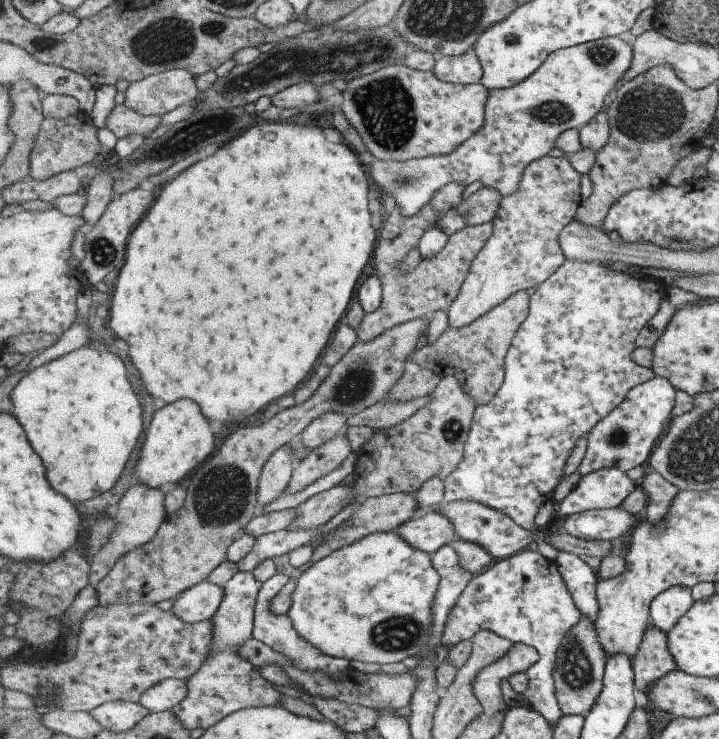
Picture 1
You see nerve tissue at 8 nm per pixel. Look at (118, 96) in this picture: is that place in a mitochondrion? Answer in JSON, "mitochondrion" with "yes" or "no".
{"mitochondrion":"no"}

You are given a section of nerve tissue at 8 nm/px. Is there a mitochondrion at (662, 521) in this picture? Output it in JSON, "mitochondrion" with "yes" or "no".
{"mitochondrion":"no"}

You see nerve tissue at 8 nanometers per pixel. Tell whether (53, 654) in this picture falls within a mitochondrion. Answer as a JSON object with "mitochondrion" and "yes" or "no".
{"mitochondrion":"no"}

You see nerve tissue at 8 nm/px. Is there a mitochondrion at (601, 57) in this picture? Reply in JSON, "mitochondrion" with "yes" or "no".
{"mitochondrion":"yes"}

